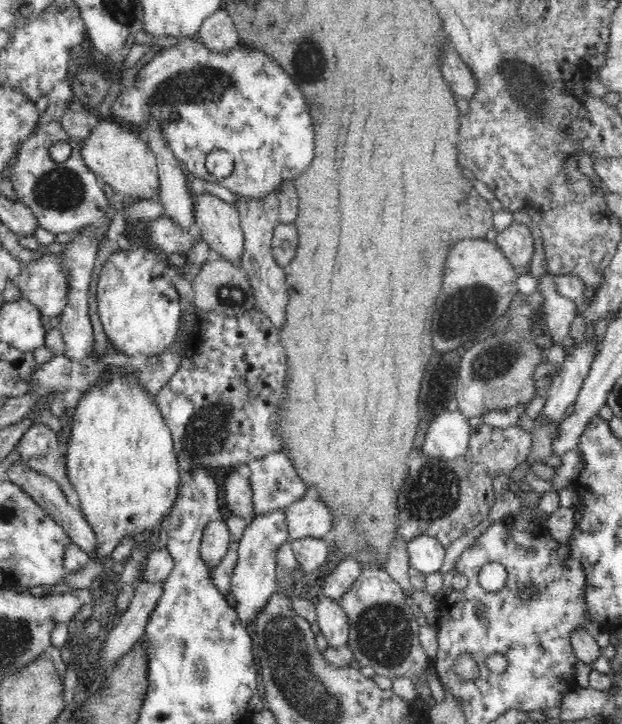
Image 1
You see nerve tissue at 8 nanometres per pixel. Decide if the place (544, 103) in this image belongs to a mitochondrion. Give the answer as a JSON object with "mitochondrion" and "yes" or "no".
{"mitochondrion":"yes"}

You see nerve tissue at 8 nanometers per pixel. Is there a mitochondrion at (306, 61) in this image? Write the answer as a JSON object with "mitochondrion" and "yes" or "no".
{"mitochondrion":"yes"}

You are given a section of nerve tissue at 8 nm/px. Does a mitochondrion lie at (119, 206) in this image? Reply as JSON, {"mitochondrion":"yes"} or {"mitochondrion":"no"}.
{"mitochondrion":"no"}

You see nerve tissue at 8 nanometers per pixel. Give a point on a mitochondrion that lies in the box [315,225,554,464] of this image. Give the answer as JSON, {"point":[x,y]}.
{"point":[466,309]}

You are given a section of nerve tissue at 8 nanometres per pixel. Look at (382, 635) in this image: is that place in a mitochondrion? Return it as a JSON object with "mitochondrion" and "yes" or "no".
{"mitochondrion":"yes"}

